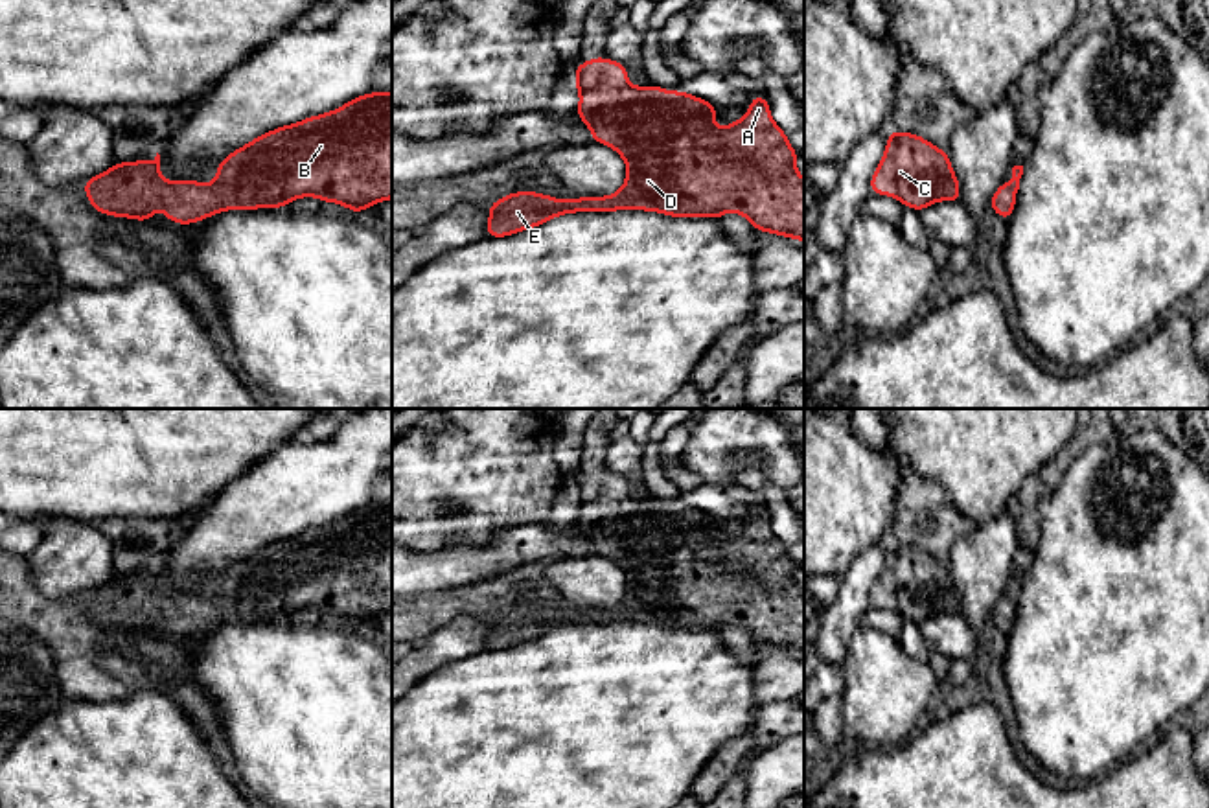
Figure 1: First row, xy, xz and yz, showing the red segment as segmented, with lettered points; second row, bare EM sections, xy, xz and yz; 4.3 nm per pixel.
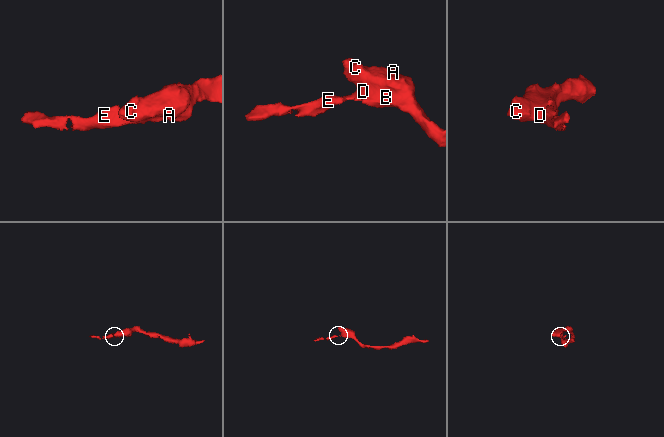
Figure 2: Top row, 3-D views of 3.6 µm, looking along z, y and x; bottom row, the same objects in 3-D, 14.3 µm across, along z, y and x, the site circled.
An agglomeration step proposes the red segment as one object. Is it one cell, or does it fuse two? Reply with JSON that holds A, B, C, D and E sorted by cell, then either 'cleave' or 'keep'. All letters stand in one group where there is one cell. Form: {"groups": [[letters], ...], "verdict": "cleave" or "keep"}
{"groups": [["A", "B", "C", "D", "E"]], "verdict": "keep"}

